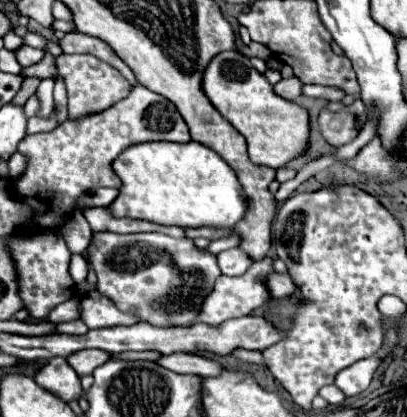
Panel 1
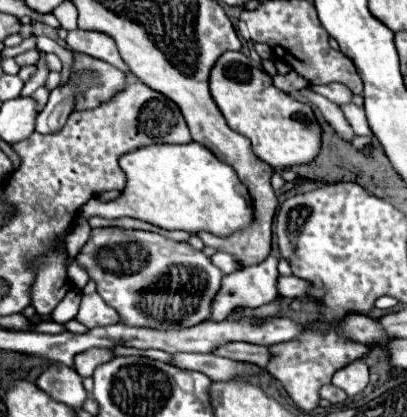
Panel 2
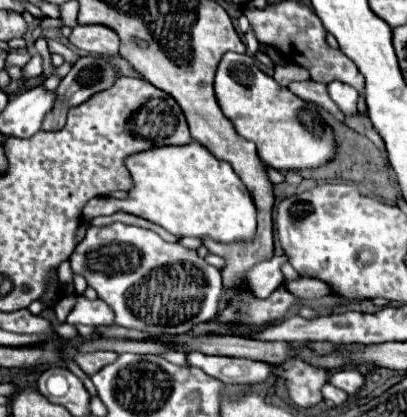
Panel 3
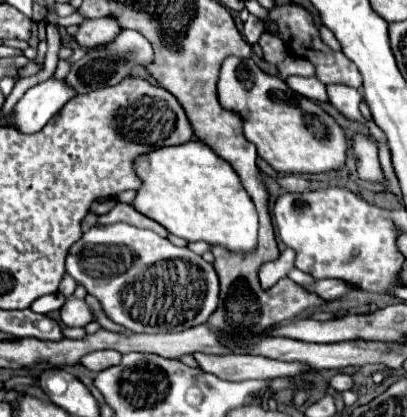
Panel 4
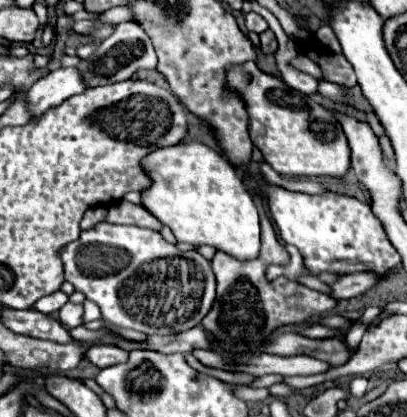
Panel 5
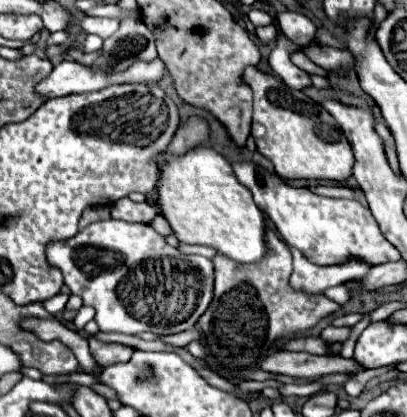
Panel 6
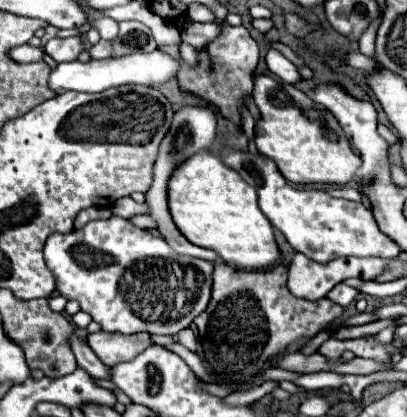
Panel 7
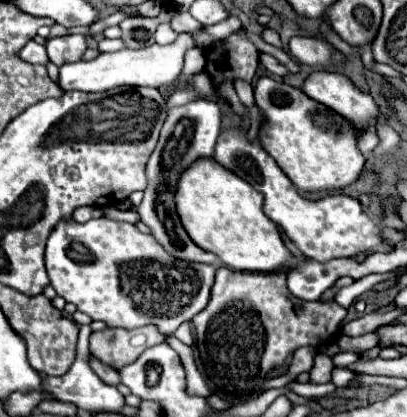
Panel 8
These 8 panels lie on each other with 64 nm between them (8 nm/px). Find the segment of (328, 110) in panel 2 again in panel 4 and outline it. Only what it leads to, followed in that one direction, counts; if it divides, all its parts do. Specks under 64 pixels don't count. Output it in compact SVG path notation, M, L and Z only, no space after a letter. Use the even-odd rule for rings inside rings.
M288 76L286 82L294 92L312 98L312 100L328 100L326 98L326 86L318 78L306 78L306 76Z

